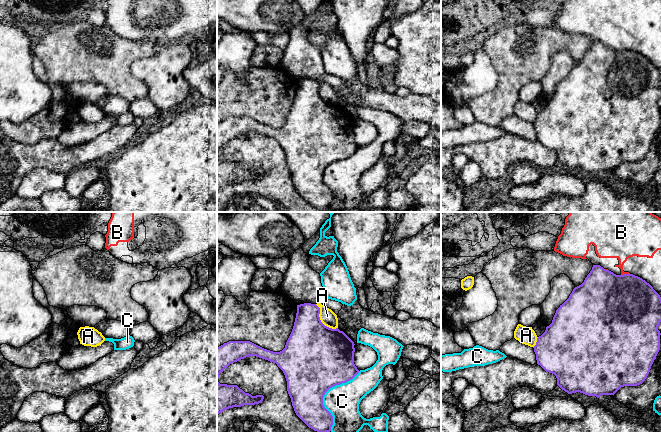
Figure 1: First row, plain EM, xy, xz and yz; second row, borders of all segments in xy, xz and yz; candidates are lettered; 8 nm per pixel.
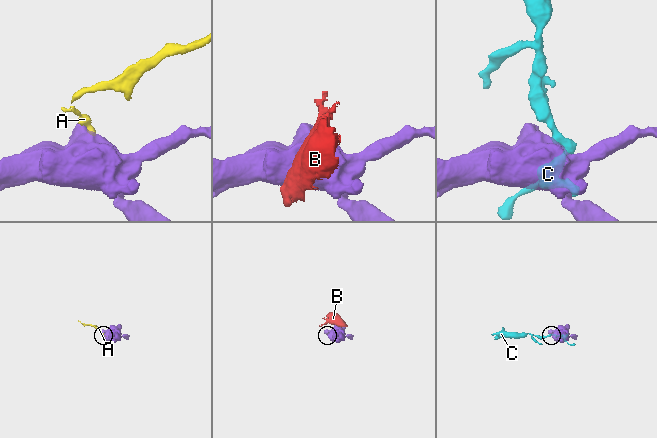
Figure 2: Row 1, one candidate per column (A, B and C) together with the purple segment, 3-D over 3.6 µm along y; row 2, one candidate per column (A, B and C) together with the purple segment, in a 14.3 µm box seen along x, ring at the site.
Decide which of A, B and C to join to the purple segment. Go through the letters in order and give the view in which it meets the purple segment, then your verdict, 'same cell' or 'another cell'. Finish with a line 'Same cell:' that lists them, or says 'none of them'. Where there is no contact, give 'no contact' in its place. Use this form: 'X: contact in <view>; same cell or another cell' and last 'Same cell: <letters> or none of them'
A: contact in xz; another cell
B: contact in yz; another cell
C: contact in xz; another cell
Same cell: none of them

